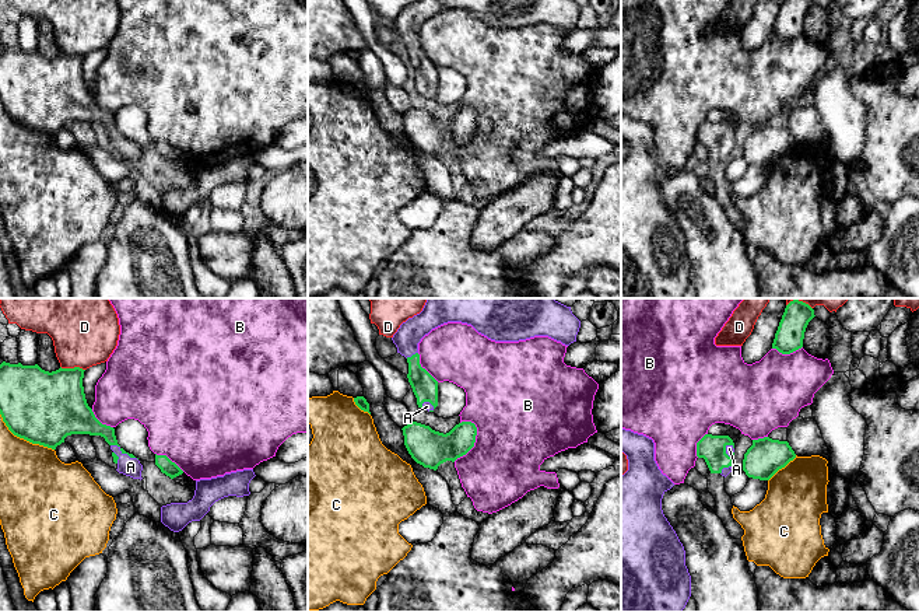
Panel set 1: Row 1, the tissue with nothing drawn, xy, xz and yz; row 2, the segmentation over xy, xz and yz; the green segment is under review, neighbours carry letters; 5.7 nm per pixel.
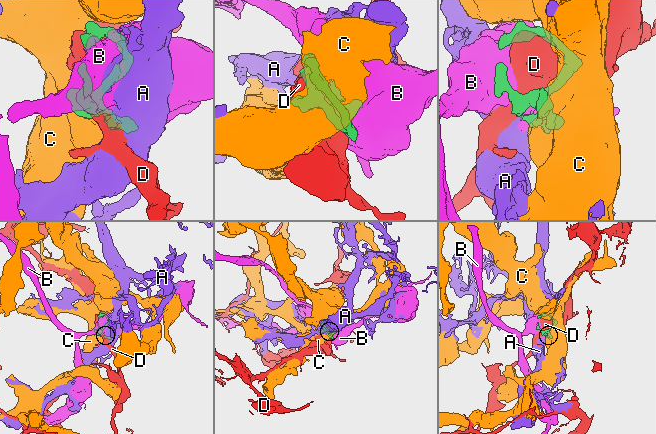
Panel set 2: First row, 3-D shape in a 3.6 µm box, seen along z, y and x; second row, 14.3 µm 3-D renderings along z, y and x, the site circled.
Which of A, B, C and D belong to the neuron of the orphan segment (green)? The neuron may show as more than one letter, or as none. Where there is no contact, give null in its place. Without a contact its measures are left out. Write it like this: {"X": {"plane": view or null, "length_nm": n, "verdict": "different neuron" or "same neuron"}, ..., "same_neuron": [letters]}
{"A": {"plane": "xz", "length_nm": 80, "verdict": "same neuron"}, "B": {"plane": "xz", "length_nm": 260, "verdict": "different neuron"}, "C": {"plane": "xy", "length_nm": 380, "verdict": "different neuron"}, "D": {"plane": "xy", "length_nm": 150, "verdict": "different neuron"}, "same_neuron": ["A"]}

